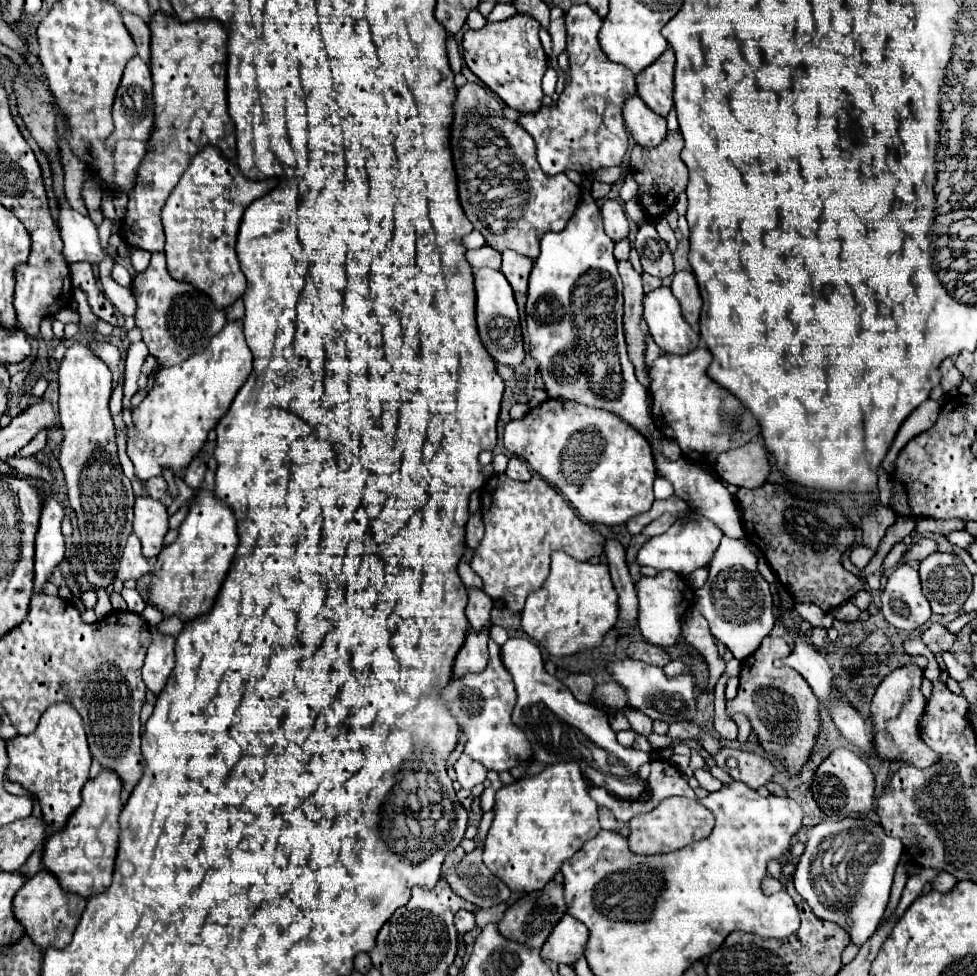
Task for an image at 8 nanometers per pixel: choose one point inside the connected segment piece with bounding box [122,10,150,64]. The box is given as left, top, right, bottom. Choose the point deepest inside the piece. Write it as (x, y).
(138, 29)

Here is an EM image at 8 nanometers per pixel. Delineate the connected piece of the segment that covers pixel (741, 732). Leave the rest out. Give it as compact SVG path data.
M734 714L732 720L738 724L738 742L744 744L748 740L748 736L750 736L750 730L752 730L750 722L748 722L748 718L744 714Z

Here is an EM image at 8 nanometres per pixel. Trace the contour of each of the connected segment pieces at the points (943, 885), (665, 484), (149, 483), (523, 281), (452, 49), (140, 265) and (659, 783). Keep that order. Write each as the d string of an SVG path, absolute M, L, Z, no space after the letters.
M940 872L940 874L932 880L932 888L938 890L938 892L942 892L942 894L950 892L954 886L956 886L956 878L952 878L952 874L948 874L948 872Z
M656 476L656 480L654 480L654 496L656 498L670 498L674 494L674 490L672 490L672 484L664 478L664 476Z
M162 476L150 478L150 480L146 480L144 488L146 488L146 492L148 492L148 496L150 496L150 498L160 500L160 498L166 494L166 480L164 480Z
M504 250L502 252L502 274L506 276L506 280L510 282L510 286L514 288L514 292L518 294L526 294L528 290L528 276L532 270L532 260L514 252L514 250Z
M448 34L447 36L447 49L448 49L448 58L451 69L455 74L461 72L461 55L458 49L458 44L454 40L454 36Z
M132 248L132 254L130 254L130 262L134 266L136 272L144 272L150 264L150 254L146 250L140 250L140 248Z
M654 760L652 762L652 800L662 800L670 796L694 796L694 790L680 776L678 768L670 762Z

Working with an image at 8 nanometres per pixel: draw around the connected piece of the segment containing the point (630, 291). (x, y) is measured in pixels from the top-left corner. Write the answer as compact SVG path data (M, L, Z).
M618 262L618 270L624 282L624 332L626 332L626 346L628 358L636 368L636 376L642 386L650 386L650 374L644 362L644 348L646 348L646 330L642 326L642 278L632 268L630 262Z

